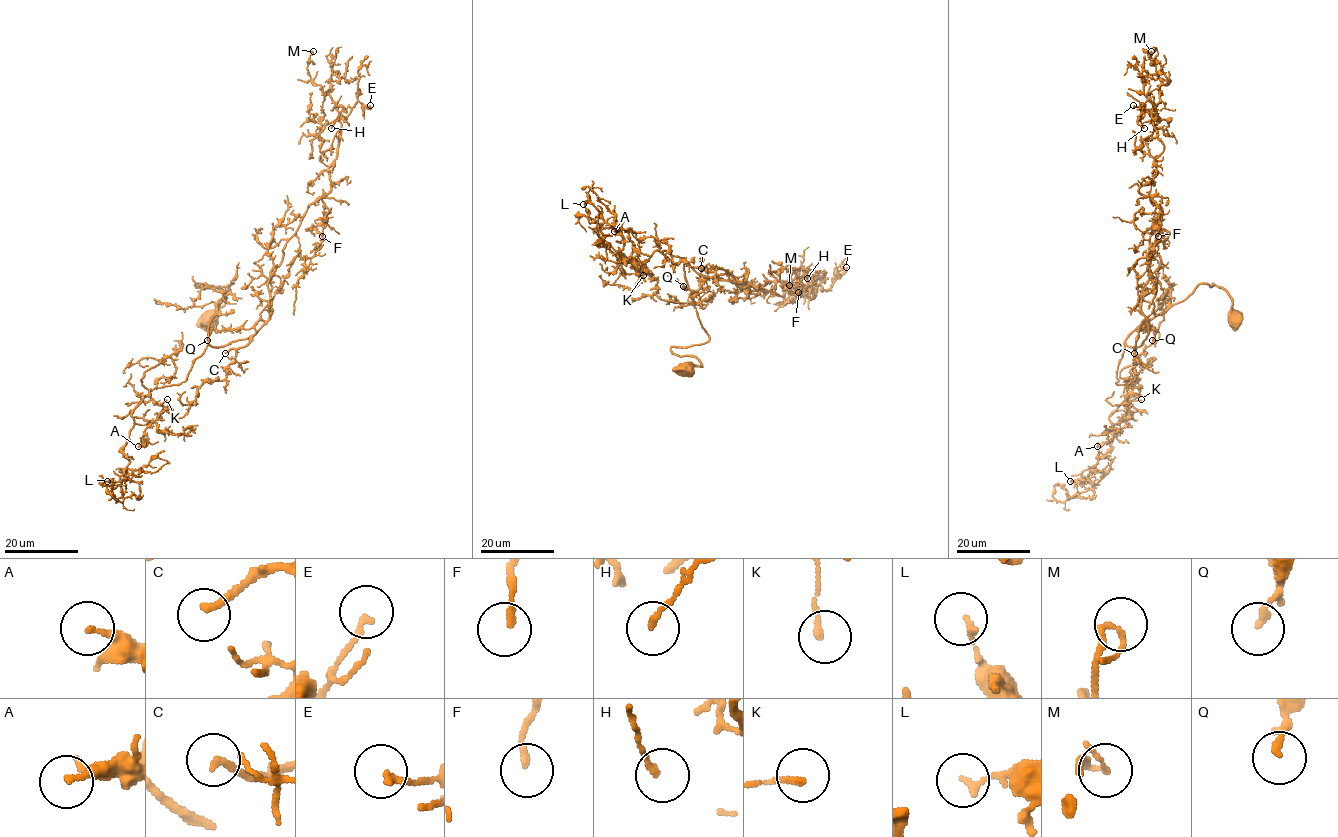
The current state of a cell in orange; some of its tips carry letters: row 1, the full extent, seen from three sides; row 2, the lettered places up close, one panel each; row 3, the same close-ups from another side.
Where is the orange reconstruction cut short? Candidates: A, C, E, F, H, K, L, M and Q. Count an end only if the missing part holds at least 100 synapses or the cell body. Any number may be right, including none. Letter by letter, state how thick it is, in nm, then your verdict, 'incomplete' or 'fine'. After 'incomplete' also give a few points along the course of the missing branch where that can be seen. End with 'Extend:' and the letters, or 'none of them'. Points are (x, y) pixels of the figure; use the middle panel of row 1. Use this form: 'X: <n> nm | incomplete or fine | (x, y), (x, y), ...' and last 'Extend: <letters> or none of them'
A: 200 nm | fine
C: 200 nm | incomplete | (701, 268), (693, 268), (686, 278), (676, 281), (671, 273), (666, 273), (663, 278), (646, 269)
E: 160 nm | fine
F: 160 nm | fine
H: 160 nm | fine
K: 170 nm | fine
L: 160 nm | fine
M: 180 nm | fine
Q: 180 nm | fine
Extend: C

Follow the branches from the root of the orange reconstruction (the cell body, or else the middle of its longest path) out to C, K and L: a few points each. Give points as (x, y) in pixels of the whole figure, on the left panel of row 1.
C: (209, 315), (225, 303), (225, 293), (194, 285), (233, 284), (215, 326), (253, 327), (255, 334), (225, 353)
K: (209, 315), (225, 293), (194, 285), (233, 284), (187, 378), (154, 388), (133, 421), (155, 421), (167, 399)
L: (209, 315), (225, 293), (194, 285), (233, 284), (187, 378), (133, 410), (130, 463), (107, 481)

